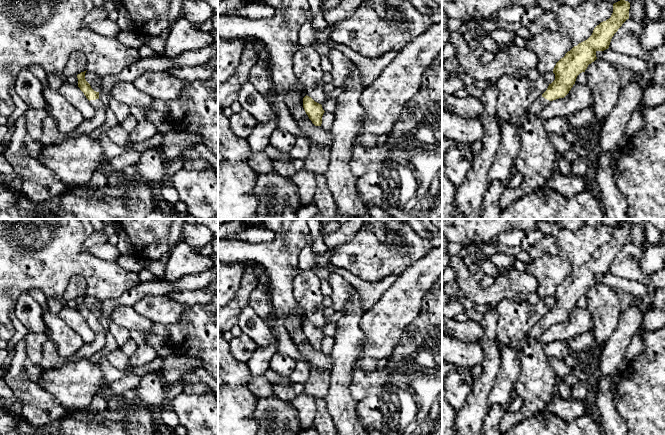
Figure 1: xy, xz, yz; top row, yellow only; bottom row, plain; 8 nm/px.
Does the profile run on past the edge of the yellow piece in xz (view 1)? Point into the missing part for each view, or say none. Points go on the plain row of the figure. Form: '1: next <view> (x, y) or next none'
1: next none

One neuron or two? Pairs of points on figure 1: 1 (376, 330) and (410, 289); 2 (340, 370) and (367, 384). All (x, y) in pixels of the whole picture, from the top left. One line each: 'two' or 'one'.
1: one
2: two

